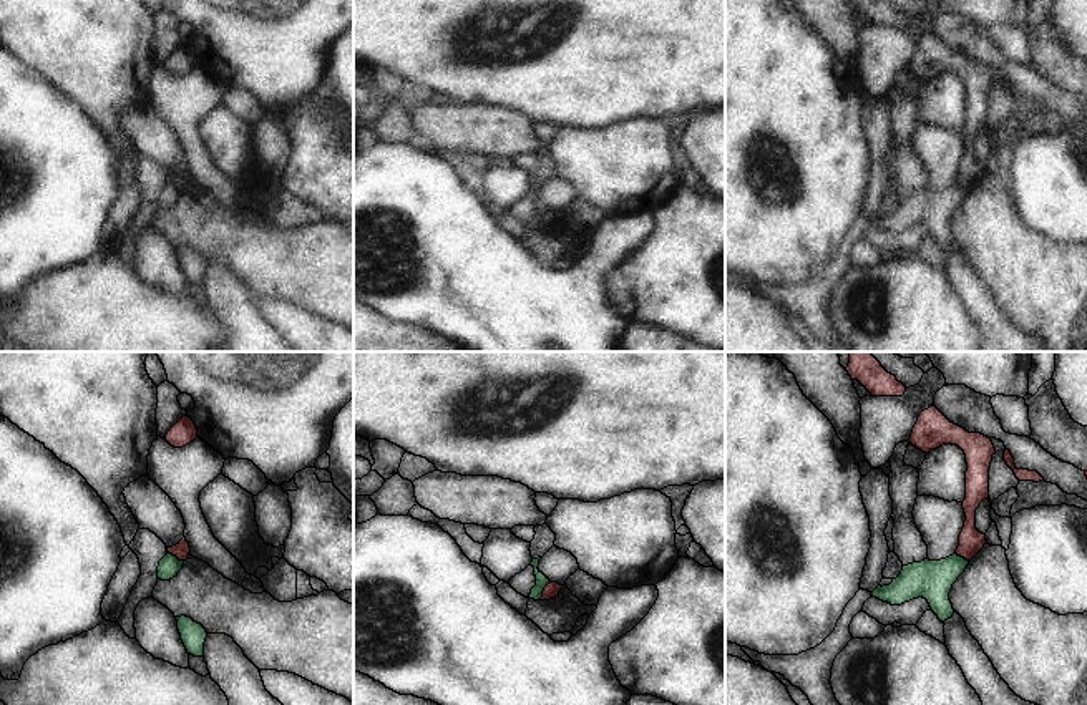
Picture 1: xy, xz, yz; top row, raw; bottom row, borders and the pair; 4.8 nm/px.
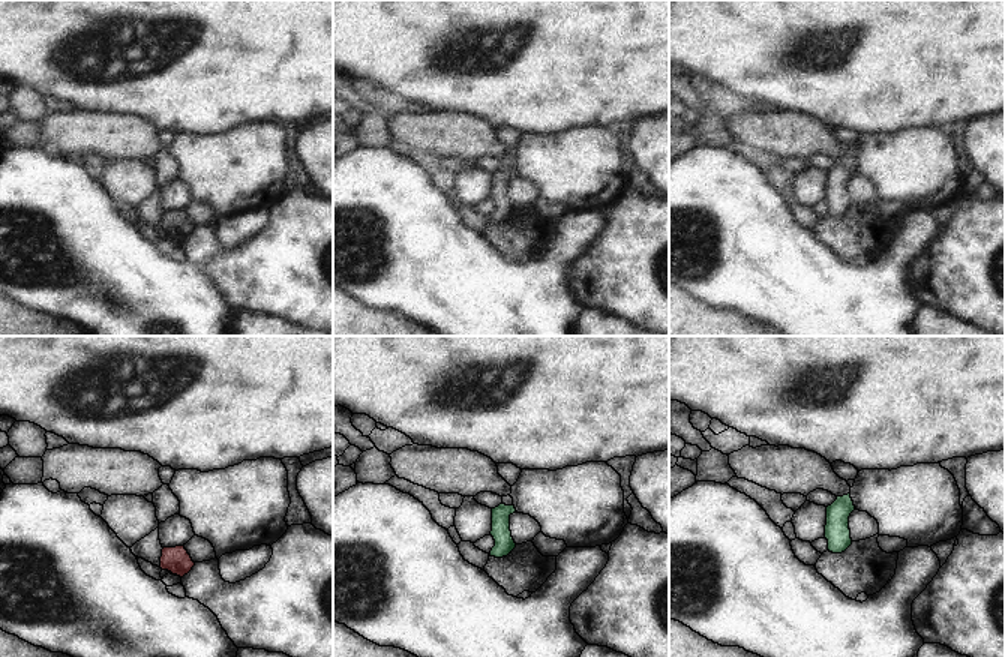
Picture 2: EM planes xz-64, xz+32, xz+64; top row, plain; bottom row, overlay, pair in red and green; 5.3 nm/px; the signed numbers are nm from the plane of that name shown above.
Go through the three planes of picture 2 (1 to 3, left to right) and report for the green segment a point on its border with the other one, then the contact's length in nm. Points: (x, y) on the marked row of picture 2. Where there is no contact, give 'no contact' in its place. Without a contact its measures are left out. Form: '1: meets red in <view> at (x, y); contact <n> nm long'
1: no contact
2: no contact
3: no contact

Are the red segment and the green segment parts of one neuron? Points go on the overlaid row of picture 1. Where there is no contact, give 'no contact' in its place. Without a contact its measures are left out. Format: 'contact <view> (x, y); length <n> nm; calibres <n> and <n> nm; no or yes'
contact xz (543, 591); length 110 nm; calibres 70 and 60 nm; no

